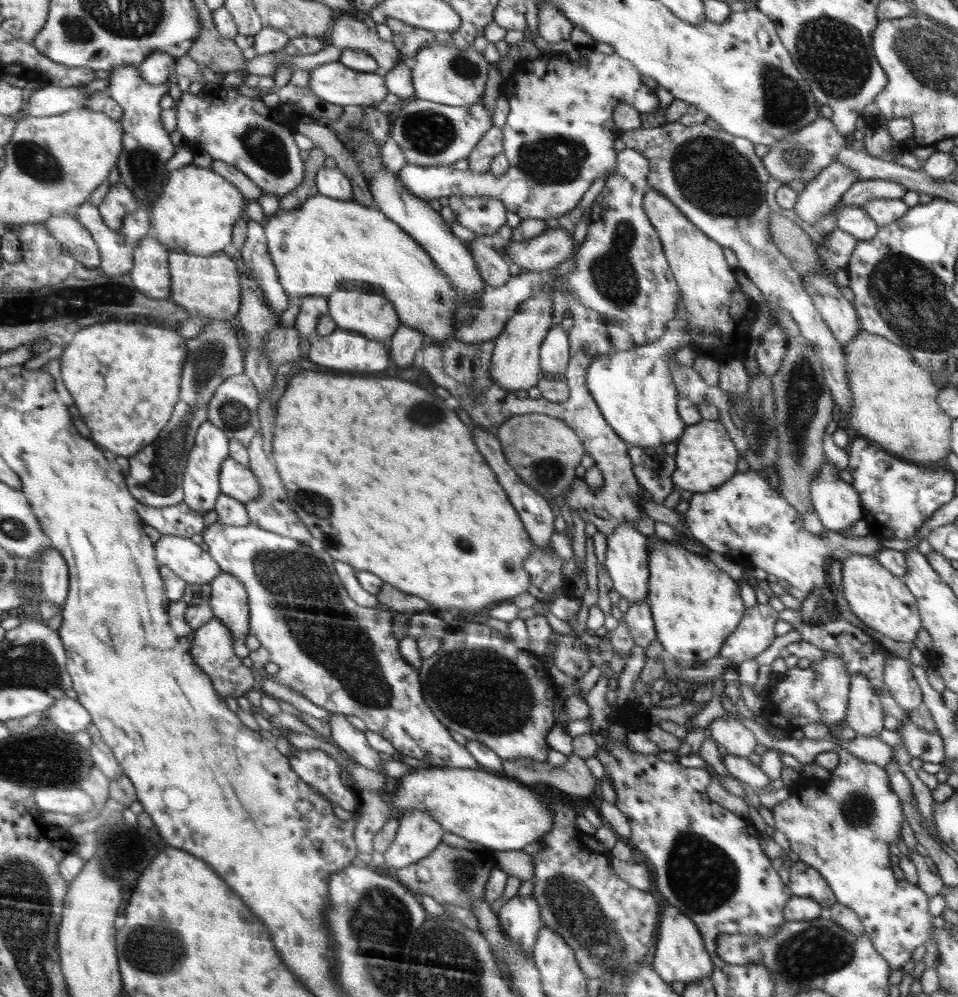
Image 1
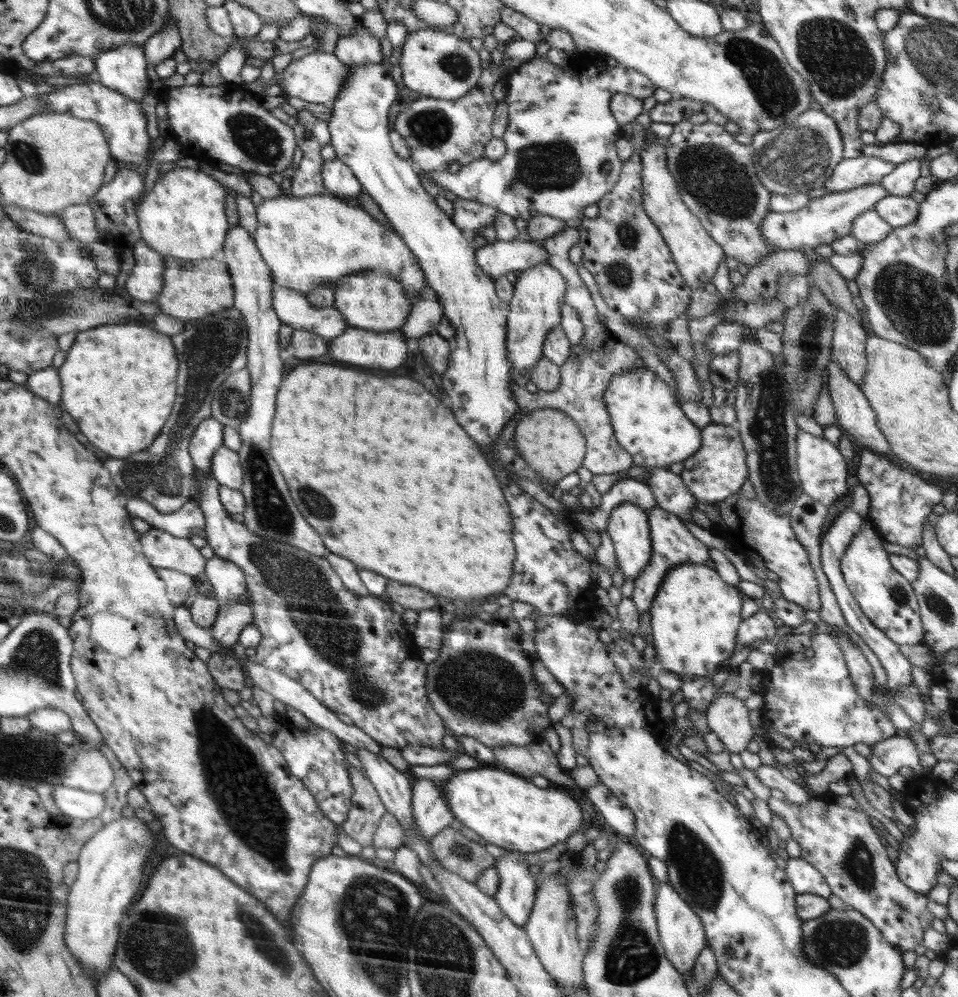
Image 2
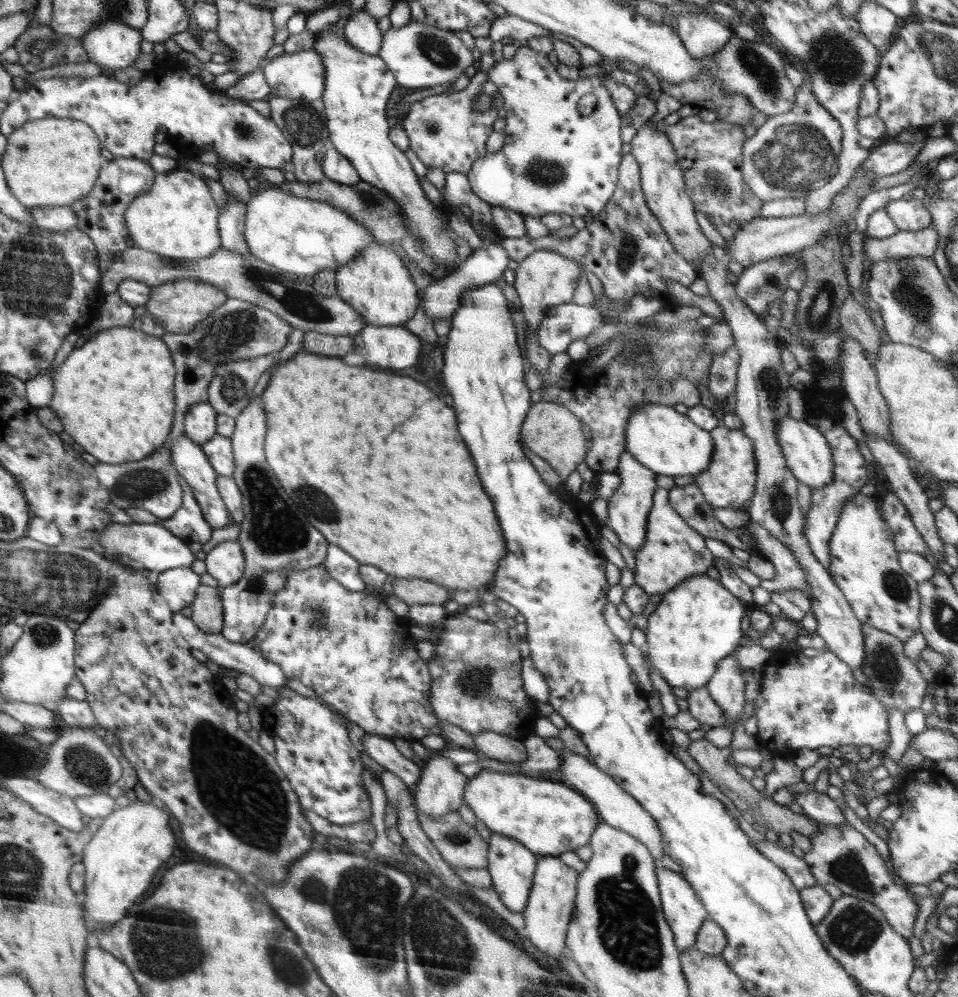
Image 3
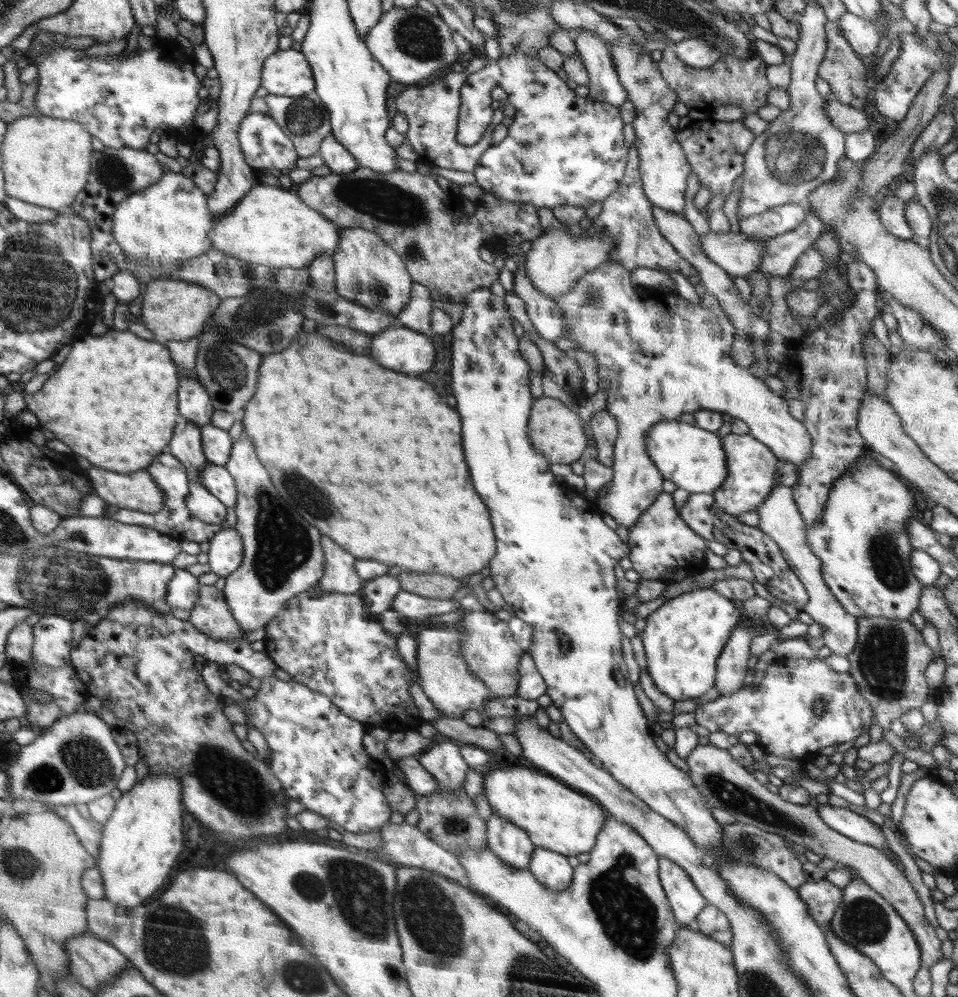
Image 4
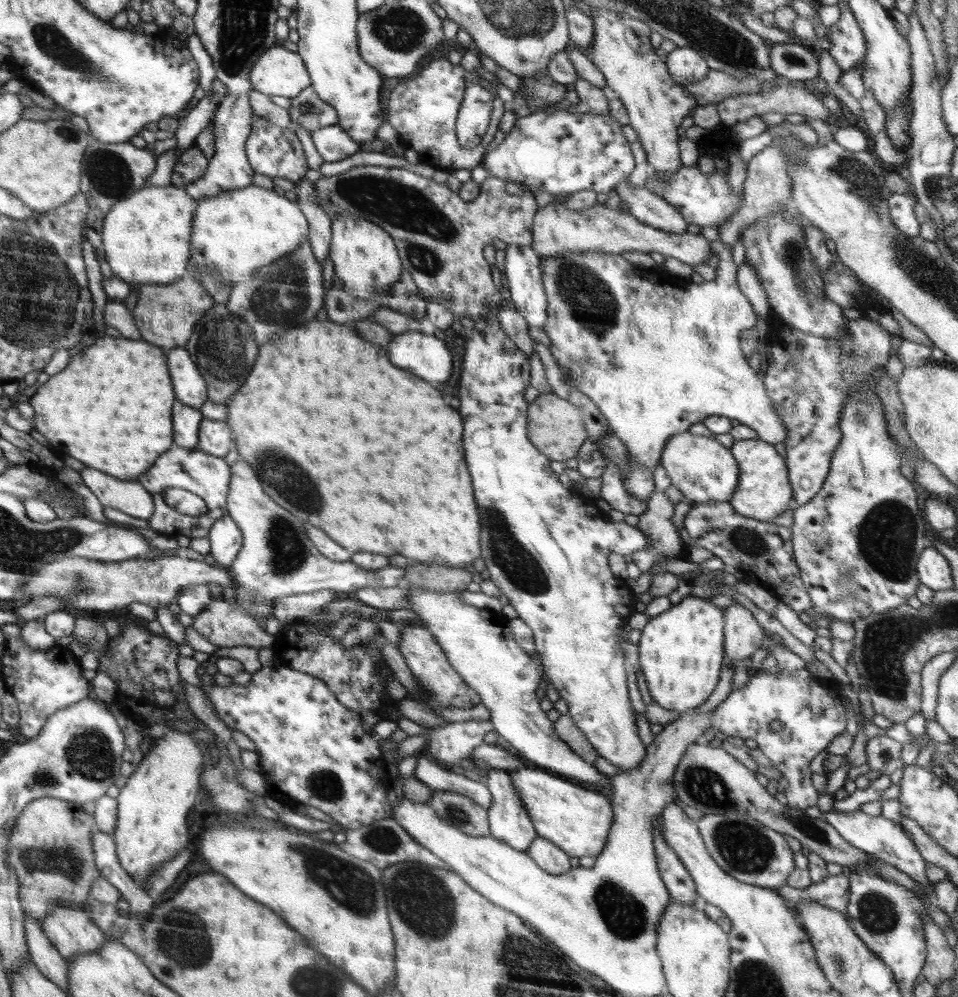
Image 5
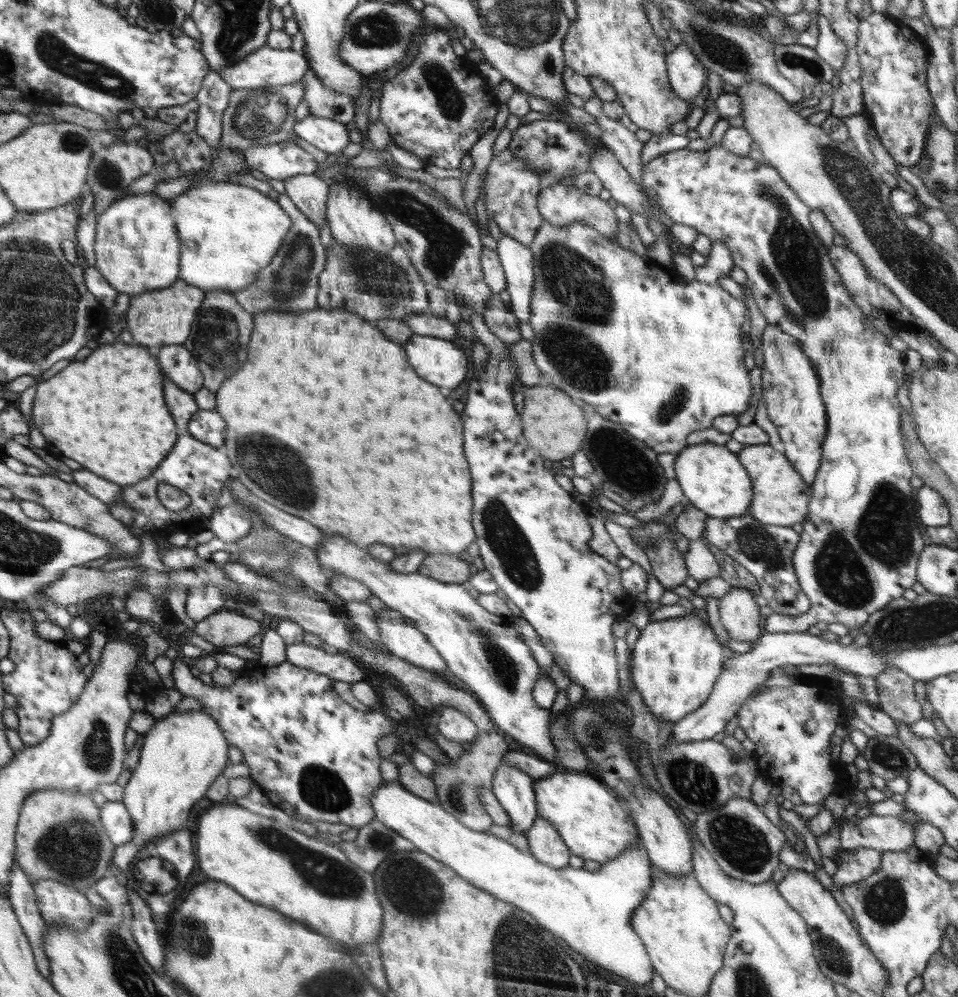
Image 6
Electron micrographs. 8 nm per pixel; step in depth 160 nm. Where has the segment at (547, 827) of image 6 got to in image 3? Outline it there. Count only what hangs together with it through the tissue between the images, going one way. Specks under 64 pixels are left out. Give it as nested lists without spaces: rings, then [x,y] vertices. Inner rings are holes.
[[[558,855],[538,856],[533,887],[522,912],[524,928],[520,930],[520,935],[528,938],[538,950],[546,952],[552,958],[560,958],[568,952],[565,940],[575,907],[578,875],[579,872],[567,866]]]

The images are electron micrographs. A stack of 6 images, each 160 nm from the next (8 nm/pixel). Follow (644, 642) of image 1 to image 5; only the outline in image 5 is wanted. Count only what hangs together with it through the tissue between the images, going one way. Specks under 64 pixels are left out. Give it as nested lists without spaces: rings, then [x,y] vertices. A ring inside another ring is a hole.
[[[658,462],[658,467],[654,471],[654,492],[652,496],[646,501],[646,510],[639,516],[639,522],[637,524],[638,530],[644,533],[644,536],[648,536],[649,545],[647,547],[638,549],[636,552],[631,553],[632,562],[638,566],[642,572],[647,572],[665,556],[665,561],[676,562],[676,560],[688,560],[687,547],[688,544],[684,542],[684,539],[680,537],[679,531],[676,529],[673,519],[673,503],[668,499],[664,490],[671,485],[671,480],[666,475],[664,467]]]

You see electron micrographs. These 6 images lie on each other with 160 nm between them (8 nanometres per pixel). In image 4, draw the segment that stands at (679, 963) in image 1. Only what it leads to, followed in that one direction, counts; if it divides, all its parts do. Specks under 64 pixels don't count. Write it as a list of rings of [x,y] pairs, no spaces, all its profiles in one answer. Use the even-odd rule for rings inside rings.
[[[663,856],[659,859],[659,877],[679,926],[693,926],[707,900],[679,865]]]

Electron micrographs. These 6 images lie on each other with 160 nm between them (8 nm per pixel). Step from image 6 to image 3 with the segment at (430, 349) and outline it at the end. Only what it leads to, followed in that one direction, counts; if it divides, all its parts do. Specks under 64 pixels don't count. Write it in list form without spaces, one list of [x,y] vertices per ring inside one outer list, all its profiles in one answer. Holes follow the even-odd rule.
[[[367,325],[362,332],[353,336],[355,342],[354,352],[358,352],[368,364],[382,366],[382,368],[392,368],[392,370],[402,370],[410,368],[416,364],[418,354],[420,354],[420,338],[410,333],[403,325],[396,327],[376,327]]]

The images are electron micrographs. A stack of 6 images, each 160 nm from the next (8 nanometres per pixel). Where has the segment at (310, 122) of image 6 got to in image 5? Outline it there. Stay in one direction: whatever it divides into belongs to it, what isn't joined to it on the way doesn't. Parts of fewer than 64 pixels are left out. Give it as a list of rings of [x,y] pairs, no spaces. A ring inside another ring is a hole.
[[[337,124],[319,128],[310,134],[320,156],[326,162],[344,160],[360,150],[357,141]]]

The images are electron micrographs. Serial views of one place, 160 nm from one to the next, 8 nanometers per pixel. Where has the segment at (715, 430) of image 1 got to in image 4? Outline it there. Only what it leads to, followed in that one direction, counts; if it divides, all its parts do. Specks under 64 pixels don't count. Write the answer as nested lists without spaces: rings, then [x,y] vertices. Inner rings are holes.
[[[729,433],[721,438],[724,452],[726,453],[726,465],[728,476],[723,480],[721,487],[714,492],[714,500],[724,512],[731,515],[739,515],[752,511],[761,505],[770,494],[779,472],[779,459],[762,441],[756,440],[750,433]]]

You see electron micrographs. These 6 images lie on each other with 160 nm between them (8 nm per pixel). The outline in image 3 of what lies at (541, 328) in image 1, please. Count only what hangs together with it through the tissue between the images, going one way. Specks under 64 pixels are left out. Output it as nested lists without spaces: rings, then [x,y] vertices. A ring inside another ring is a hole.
[[[538,250],[522,260],[515,271],[514,288],[518,293],[526,330],[519,331],[520,341],[536,340],[536,331],[547,310],[560,304],[569,303],[573,297],[577,282],[584,274],[584,267],[560,255],[558,252]]]

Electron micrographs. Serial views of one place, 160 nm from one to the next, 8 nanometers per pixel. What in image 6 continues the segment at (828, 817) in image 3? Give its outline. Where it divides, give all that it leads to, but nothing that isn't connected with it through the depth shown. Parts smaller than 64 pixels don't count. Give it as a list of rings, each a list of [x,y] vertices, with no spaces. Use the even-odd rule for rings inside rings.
[[[902,804],[900,817],[868,816],[862,820],[851,817],[839,829],[842,851],[872,848],[878,852],[904,852],[913,847],[914,826],[920,819]]]

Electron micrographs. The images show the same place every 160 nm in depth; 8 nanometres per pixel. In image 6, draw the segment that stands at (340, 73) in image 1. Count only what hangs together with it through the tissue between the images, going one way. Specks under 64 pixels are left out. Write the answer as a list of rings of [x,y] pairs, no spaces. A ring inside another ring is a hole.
[[[269,46],[260,47],[251,52],[247,58],[225,68],[214,68],[214,70],[232,88],[269,88],[274,86],[285,86],[301,81],[309,72],[309,61],[302,53],[290,49],[278,50]]]

